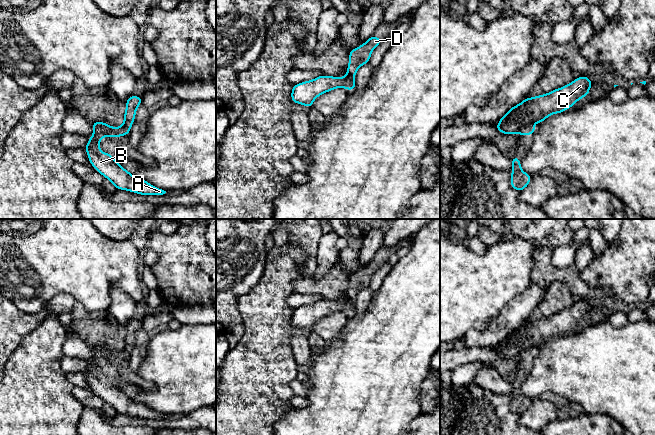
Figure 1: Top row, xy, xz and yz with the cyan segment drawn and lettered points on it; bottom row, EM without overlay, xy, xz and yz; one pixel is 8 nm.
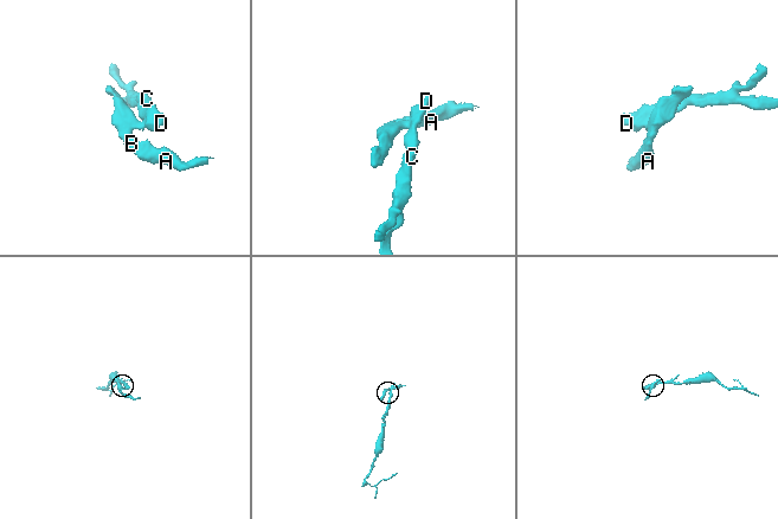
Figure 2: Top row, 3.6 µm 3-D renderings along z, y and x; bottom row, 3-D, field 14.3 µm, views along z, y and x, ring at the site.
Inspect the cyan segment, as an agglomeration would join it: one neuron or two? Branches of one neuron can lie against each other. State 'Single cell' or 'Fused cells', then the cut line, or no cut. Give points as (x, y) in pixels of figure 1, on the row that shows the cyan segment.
Fused cells. Split along yz (532, 122), (522, 126), (517, 131)

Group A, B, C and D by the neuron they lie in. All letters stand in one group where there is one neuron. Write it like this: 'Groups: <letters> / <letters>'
Groups: A B / C D

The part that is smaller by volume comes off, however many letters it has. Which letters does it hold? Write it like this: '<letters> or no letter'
A, B

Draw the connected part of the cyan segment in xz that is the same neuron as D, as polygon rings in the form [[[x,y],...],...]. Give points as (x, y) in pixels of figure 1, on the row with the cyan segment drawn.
[[[376,35],[370,37],[361,46],[349,51],[349,64],[347,67],[347,73],[352,80],[355,80],[355,74],[357,70],[364,64],[370,62],[370,56],[372,51],[381,44],[383,40]]]

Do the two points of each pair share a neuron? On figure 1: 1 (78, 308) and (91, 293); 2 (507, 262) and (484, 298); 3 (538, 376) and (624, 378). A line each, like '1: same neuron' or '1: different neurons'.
1: different neurons
2: same neuron
3: same neuron

